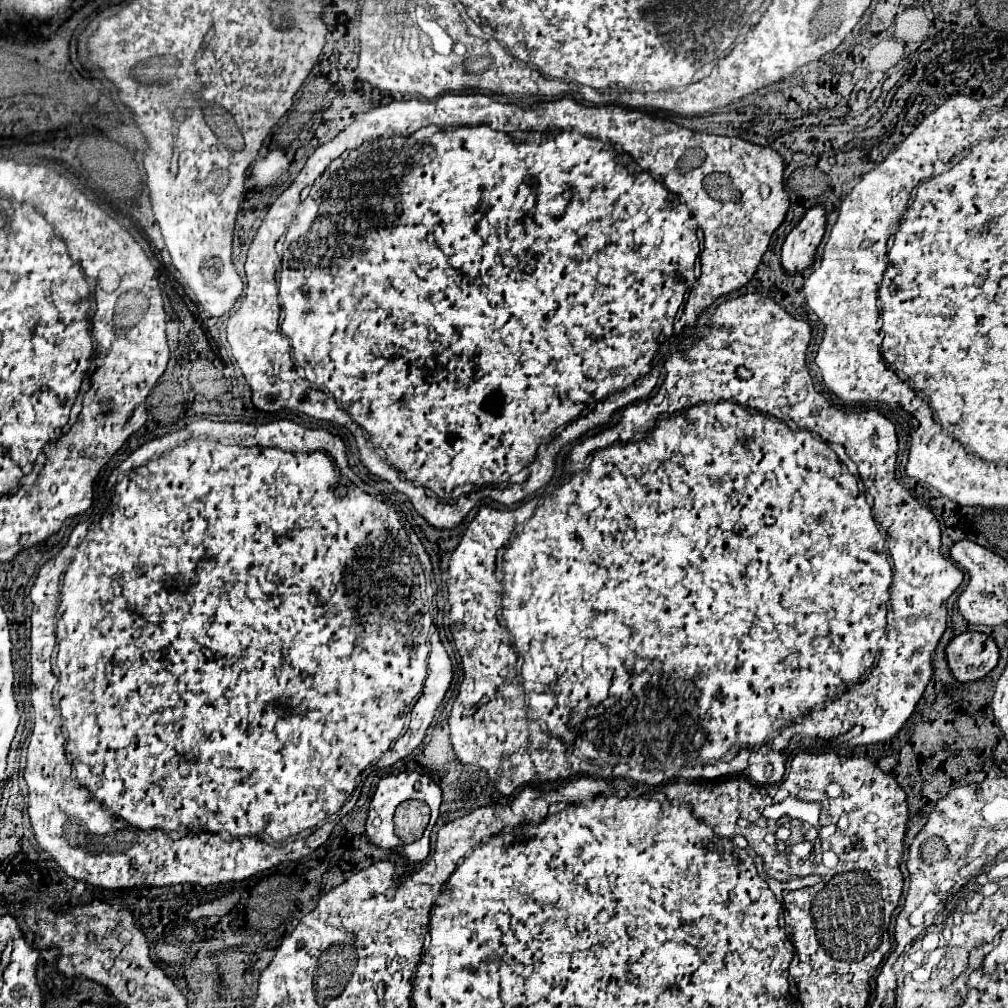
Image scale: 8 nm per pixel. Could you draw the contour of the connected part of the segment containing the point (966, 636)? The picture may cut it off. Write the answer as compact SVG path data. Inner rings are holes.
M961 633L955 635L947 649L947 665L951 675L961 681L977 681L985 677L999 659L999 649L995 641L985 633Z

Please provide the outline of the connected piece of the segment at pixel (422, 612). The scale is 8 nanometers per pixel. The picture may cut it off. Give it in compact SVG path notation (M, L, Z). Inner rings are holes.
M199 419L199 421L195 421L195 423L191 423L191 425L187 425L187 427L185 427L185 429L181 429L181 431L177 431L177 433L169 433L169 435L165 435L165 437L161 437L161 439L153 439L153 441L149 441L149 443L145 443L145 445L143 445L143 447L139 447L139 449L137 449L137 451L133 451L133 453L131 453L131 455L129 455L129 459L125 459L125 461L123 461L123 463L121 463L121 465L119 465L119 471L118 471L118 470L117 470L117 469L115 469L115 470L113 470L113 471L112 471L112 473L111 473L111 474L110 474L110 476L109 476L109 477L108 477L108 479L107 479L107 482L106 482L106 485L105 485L105 489L106 489L106 492L107 492L107 493L108 493L108 494L112 494L112 492L113 492L113 490L114 490L114 487L115 487L115 495L113 495L113 499L111 499L111 503L109 503L109 507L107 507L107 511L105 511L105 515L103 515L103 519L101 519L101 521L99 521L99 520L100 520L100 518L101 518L101 517L100 517L100 516L99 516L99 515L98 515L98 516L96 516L96 517L94 517L94 519L93 519L93 520L90 520L90 521L85 521L85 522L83 522L83 523L79 523L79 524L78 524L78 525L77 525L77 526L76 526L76 527L75 527L75 528L74 528L74 529L73 529L73 531L72 531L72 532L71 532L71 534L70 534L70 536L69 536L69 538L68 538L68 541L67 541L67 545L65 545L65 547L63 547L63 549L61 549L61 553L59 553L59 555L57 555L57 557L55 557L55 559L51 559L51 561L49 561L49 563L45 563L45 567L41 567L41 571L39 571L39 577L37 577L37 581L35 581L35 585L33 585L33 589L31 589L31 599L33 599L33 604L32 604L32 601L31 601L31 600L30 600L30 598L29 598L29 597L27 597L27 603L25 603L25 605L27 605L27 609L25 609L25 617L18 617L18 620L15 620L15 625L11 625L11 623L9 623L9 632L10 632L10 639L11 639L11 643L12 643L12 650L11 650L11 653L12 653L12 663L13 663L13 668L14 668L14 683L13 683L13 691L14 691L14 697L15 697L15 701L17 701L17 707L18 707L18 709L19 709L19 715L20 715L20 721L19 721L19 725L18 725L18 727L17 727L17 731L16 731L16 733L15 733L15 737L14 737L14 739L13 739L13 741L12 741L12 743L11 743L11 747L10 747L10 750L9 750L9 753L7 753L7 765L5 765L5 777L7 777L7 771L9 771L9 765L11 765L11 763L17 763L17 765L19 765L19 767L23 767L23 776L24 776L24 770L25 770L25 781L27 781L27 785L29 785L29 817L31 817L31 825L33 825L33 831L35 831L35 839L37 839L37 843L39 843L39 847L41 847L41 849L43 849L43 851L47 851L47 853L51 853L51 855L53 855L53 859L55 859L55 861L57 861L57 863L59 863L59 867L61 867L61 869L63 869L63 871L65 871L65 873L67 873L67 875L69 875L69 877L73 877L73 879L81 879L81 881L87 881L87 883L91 883L91 885L95 885L95 887L101 887L101 888L105 888L105 889L127 889L127 887L137 887L137 885L145 885L145 883L147 883L147 881L149 881L149 885L155 885L155 887L163 887L163 885L177 885L177 883L197 883L197 885L213 885L213 883L225 883L225 881L241 881L241 879L247 879L247 877L251 877L251 875L255 875L255 873L261 873L261 871L263 871L263 869L271 869L271 867L273 867L273 865L279 865L279 863L283 863L283 861L285 861L285 859L301 859L301 857L305 857L305 855L309 855L309 853L311 853L311 851L315 851L315 849L317 849L317 847L319 847L319 845L323 845L323 843L325 843L325 841L327 841L327 837L329 837L329 835L331 835L331 829L333 829L333 827L335 827L335 823L333 823L333 821L329 821L329 823L325 823L325 825L323 825L323 827L317 827L317 825L319 825L319 823L323 823L323 821L325 821L325 819L329 819L329 815L335 815L335 813L337 813L337 811L339 811L339 809L341 809L341 808L342 808L342 807L343 807L343 803L345 803L345 801L347 801L347 799L349 799L349 797L351 797L351 793L354 793L354 792L355 792L355 790L356 790L356 789L359 789L359 785L361 785L361 786L362 786L362 785L363 785L363 783L364 783L364 781L365 781L365 779L366 779L366 777L367 777L367 776L368 776L368 775L369 775L369 773L371 773L371 771L374 771L374 770L375 770L375 769L376 769L376 768L388 768L388 767L391 767L391 765L393 765L393 763L397 763L397 761L399 761L399 759L403 759L403 757L407 757L407 755L409 755L409 753L411 753L411 751L413 751L413 749L415 749L415 747L417 747L417 745L419 745L419 743L421 743L421 741L423 741L423 737L425 737L425 731L427 731L427 727L429 727L429 723L431 723L431 719L433 719L433 715L435 715L435 709L437 709L437 707L439 707L439 703L441 703L441 701L443 701L443 697L445 697L445 693L447 693L447 689L449 689L449 685L451 685L451 679L453 679L453 673L451 673L451 661L449 661L449 655L447 655L447 653L445 653L445 649L443 649L443 645L441 645L441 641L439 641L439 634L438 634L438 632L435 632L435 623L433 623L433 617L431 617L431 597L429 597L429 595L427 595L427 581L429 581L429 579L427 579L427 575L429 575L429 573L431 573L431 567L432 567L432 564L431 564L431 560L430 560L430 557L429 557L429 555L428 555L428 554L427 554L427 552L426 552L426 551L425 551L425 549L424 549L424 547L423 547L423 545L422 545L422 543L421 543L421 541L420 541L420 539L419 539L419 538L418 538L418 537L417 537L417 535L416 535L416 533L415 533L415 532L414 532L414 531L413 531L413 529L410 529L410 531L409 531L409 532L408 532L408 533L407 533L407 529L405 529L405 527L403 527L403 525L401 525L401 521L399 521L399 517L397 517L397 513L395 513L395 511L393 511L393 509L389 509L389 507L387 507L387 505L385 505L385 503L381 503L381 501L379 501L379 499L375 499L375 497L371 497L371 495L367 495L367 493L365 493L365 491L361 491L361 489L359 489L359 487L357 487L357 485L353 485L353 483L351 483L351 481L349 481L349 479L345 479L345 477L341 477L341 475L339 475L339 471L337 471L337 469L335 469L335 467L333 467L333 463L331 463L331 459L329 459L329 457L331 457L331 459L333 459L333 463L335 463L335 467L339 467L339 471L341 471L341 475L345 475L345 477L353 477L353 471L351 471L351 469L349 469L349 465L347 465L347 455L345 455L345 445L343 445L343 441L341 441L341 439L339 439L339 437L335 437L335 435L331 435L331 433L329 433L329 431L325 431L325 429L305 429L305 427L301 427L301 425L297 425L297 423L293 423L293 421L287 421L287 419L279 419L279 421L271 421L271 423L263 423L263 425L253 425L253 423L239 423L239 421L235 421L235 423L217 423L217 421L207 421L207 419ZM119 473L121 473L121 475L124 475L124 473L127 473L127 475L125 475L125 477L123 477L123 479L121 479L121 481L119 481L119 483L117 483L117 480L118 480L118 477L119 477ZM95 520L96 520L96 522L98 522L98 521L99 521L99 523L97 523L97 525L95 525L95 527L93 527L93 529L91 529L91 531L89 531L89 528L90 528L90 525L91 525L91 524L92 524L92 523L93 523L93 522L94 522L94 521L95 521ZM55 615L57 615L57 643L59 643L59 653L57 653L57 667L59 667L59 681L58 681L58 682L57 682L57 677L55 677L55 675L53 675L53 671L51 671L51 653L53 653L53 647L55 647ZM59 695L61 695L61 713L63 713L63 729L65 729L65 733L67 733L67 745L65 745L65 735L63 735L63 733L61 733L61 713L59 713L59 709L57 709L57 707L55 707L55 705L56 705L56 706L59 706ZM73 769L75 769L75 775L77 775L77 781L79 781L79 783L81 783L81 785L79 785L79 783L71 783L71 773L73 773ZM311 827L317 827L317 829L315 829L315 831L313 831L313 833L311 833L311 835L309 835L309 837L291 837L291 835L297 835L297 833L301 833L301 831L305 831L305 829L311 829ZM165 831L197 831L197 833L187 833L187 835L183 835L183 837L171 837L171 835L167 835L167 833L165 833ZM219 833L227 833L227 835L231 835L231 837L239 837L239 839L223 839L223 837L221 837L221 835L219 835ZM263 835L269 835L269 837L271 837L271 839L273 839L273 841L283 841L283 839L287 839L287 837L291 837L291 839L287 839L287 841L285 841L285 843L283 843L283 845L281 845L281 843L267 843L267 841L263 841L263 839L261 839L261 837L263 837Z

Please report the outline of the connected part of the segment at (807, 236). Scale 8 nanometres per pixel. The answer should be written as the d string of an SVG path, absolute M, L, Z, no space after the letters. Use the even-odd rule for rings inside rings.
M813 207L787 235L781 249L781 267L785 275L797 275L815 263L817 247L825 233L825 209Z

